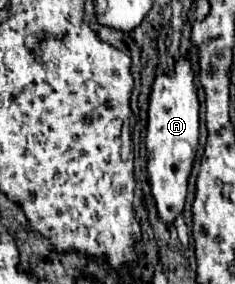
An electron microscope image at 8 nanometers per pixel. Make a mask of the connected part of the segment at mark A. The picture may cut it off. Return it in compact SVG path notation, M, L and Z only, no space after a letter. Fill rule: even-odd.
M178 59L170 73L158 75L148 95L148 125L146 125L146 151L148 151L148 177L152 185L152 197L156 201L158 217L164 223L174 219L184 209L188 177L194 163L194 145L198 145L198 97L192 81L192 67L188 59Z

